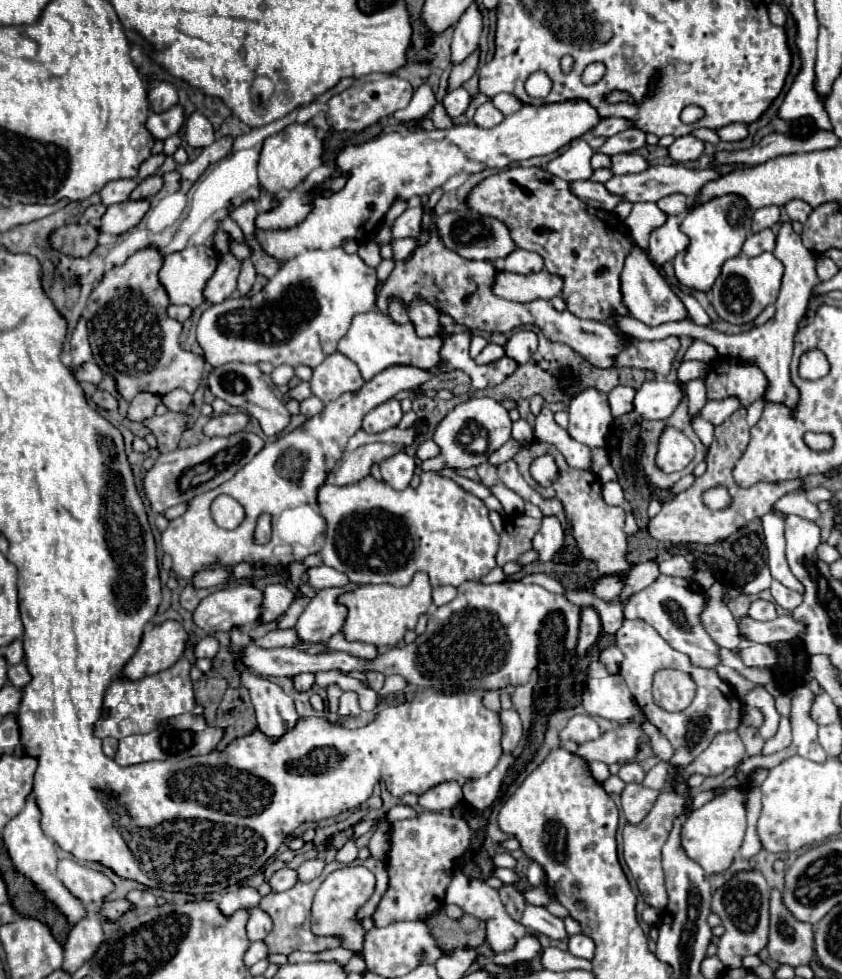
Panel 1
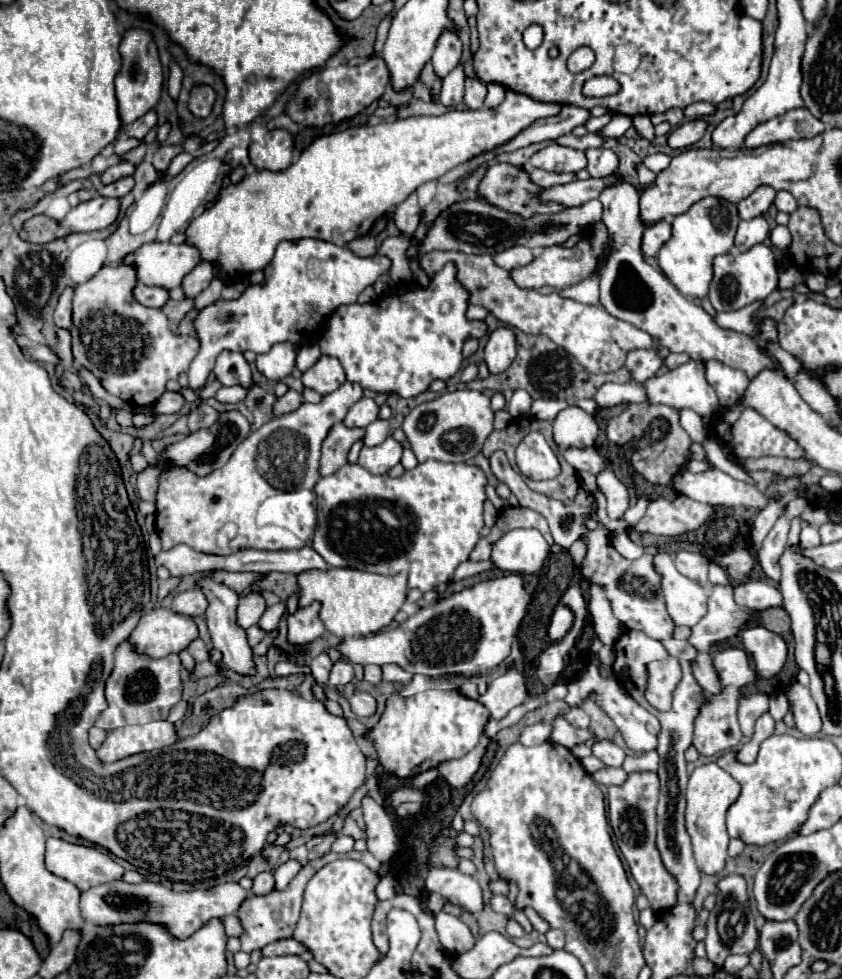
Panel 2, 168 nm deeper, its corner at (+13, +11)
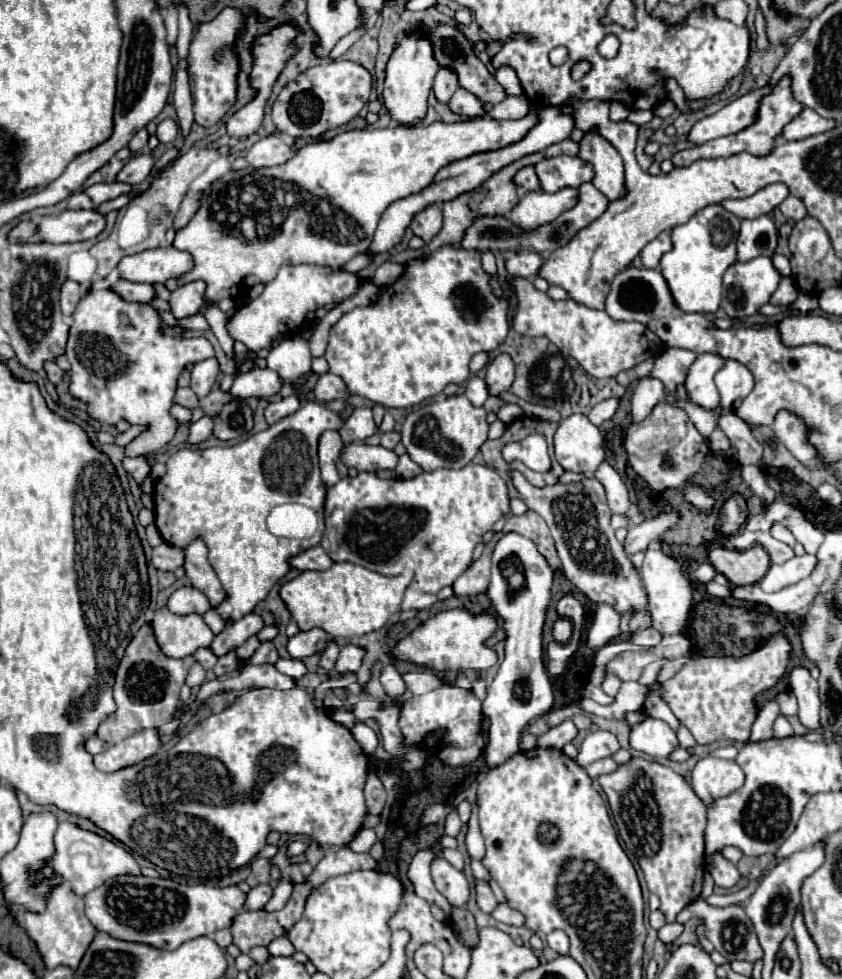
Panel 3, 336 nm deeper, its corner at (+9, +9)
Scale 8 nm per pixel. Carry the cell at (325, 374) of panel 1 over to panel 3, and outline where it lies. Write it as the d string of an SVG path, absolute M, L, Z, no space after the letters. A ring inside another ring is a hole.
M325 372L319 376L315 388L315 398L317 402L327 402L327 400L335 400L335 398L347 398L347 386L343 382L343 378L339 378L337 374Z

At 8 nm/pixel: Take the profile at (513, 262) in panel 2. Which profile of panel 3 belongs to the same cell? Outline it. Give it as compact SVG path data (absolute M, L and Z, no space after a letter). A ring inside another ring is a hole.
M511 254L505 262L505 268L511 276L531 278L539 272L541 264L543 264L543 256L539 254Z

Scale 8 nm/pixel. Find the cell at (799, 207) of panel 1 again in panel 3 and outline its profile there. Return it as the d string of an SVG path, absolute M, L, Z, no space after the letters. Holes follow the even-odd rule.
M787 196L787 198L781 202L779 210L783 212L785 218L791 218L791 220L795 220L795 222L801 220L801 218L805 218L805 214L807 214L805 204L803 204L799 198L795 198L795 196Z

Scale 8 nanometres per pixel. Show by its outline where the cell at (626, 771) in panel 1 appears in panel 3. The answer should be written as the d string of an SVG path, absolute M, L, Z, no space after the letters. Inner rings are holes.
M595 730L595 732L589 732L587 734L585 742L579 748L579 756L575 760L581 766L587 766L587 764L591 764L595 760L613 756L619 748L621 746L619 746L617 738L611 732L607 732L607 730Z

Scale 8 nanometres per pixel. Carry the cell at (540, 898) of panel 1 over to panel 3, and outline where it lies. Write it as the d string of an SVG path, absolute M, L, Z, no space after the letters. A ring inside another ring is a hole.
M476 802L473 804L471 820L469 820L469 832L467 832L467 850L469 850L469 856L473 860L481 860L483 858L483 852L485 852L485 844L483 844L483 836L479 832L478 823L478 806Z

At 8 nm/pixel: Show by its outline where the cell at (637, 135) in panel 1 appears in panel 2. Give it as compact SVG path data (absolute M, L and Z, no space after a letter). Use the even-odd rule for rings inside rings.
M565 134L561 138L557 138L557 144L563 144L567 148L575 148L575 150L589 150L589 148L599 148L603 144L603 136L597 134L587 134L587 136L573 136L573 134Z

